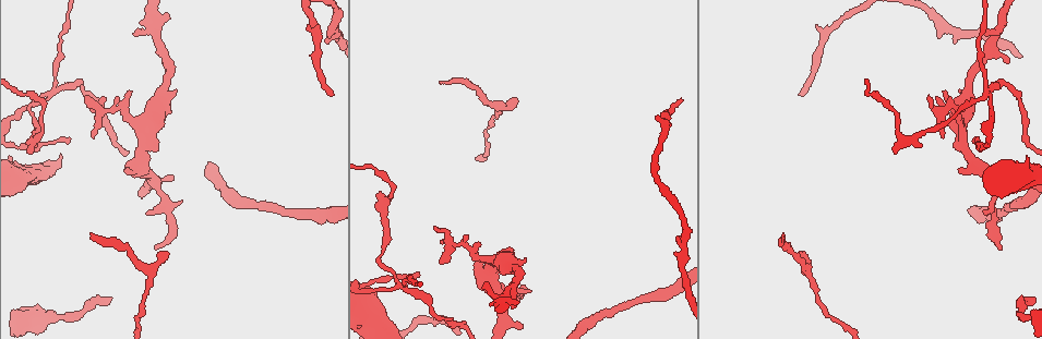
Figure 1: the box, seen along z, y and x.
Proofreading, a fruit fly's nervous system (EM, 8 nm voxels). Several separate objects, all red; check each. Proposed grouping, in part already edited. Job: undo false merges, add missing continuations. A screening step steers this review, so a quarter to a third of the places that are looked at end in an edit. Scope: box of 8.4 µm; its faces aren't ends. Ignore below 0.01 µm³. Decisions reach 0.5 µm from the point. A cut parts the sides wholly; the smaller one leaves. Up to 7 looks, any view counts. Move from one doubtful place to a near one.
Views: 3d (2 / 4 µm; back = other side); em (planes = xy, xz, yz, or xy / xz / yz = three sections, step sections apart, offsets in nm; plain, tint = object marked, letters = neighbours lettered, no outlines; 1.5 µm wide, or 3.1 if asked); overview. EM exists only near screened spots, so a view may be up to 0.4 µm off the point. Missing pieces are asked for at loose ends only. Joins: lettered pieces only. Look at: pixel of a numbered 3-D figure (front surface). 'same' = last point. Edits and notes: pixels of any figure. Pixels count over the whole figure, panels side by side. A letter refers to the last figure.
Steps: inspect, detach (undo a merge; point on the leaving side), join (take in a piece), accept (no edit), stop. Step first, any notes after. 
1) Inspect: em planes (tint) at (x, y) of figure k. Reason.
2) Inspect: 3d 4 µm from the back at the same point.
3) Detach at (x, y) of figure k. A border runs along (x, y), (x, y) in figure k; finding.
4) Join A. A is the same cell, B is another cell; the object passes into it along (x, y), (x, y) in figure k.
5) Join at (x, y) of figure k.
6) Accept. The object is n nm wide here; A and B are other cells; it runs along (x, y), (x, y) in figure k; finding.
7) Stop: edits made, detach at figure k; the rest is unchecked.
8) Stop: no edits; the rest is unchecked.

Inspect: em yz step 8 (tint) at (984, 98) of figure 1. Four-way junction.

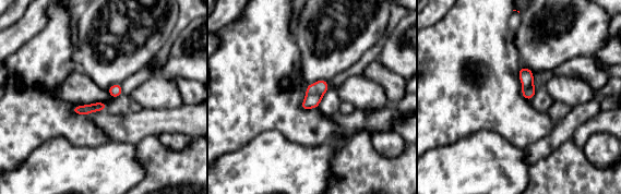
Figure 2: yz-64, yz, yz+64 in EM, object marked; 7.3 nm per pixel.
Inspect: em yz step 8 (letters) at the same point.

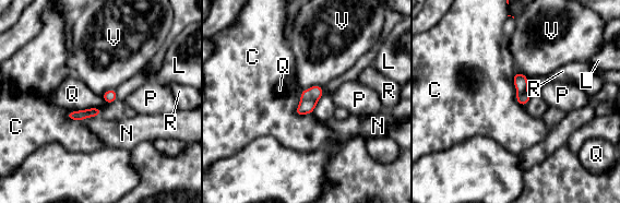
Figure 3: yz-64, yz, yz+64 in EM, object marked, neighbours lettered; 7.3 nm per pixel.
Detach at (307, 105) of figure 3. The object is 100 nm wide here; C, L, N, P, Q, R and V are other cells; a border runs along (307, 90), (317, 102) in figure 3; a second neuron is stuck on.

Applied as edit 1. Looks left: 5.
Inspect: overview. Redraw.

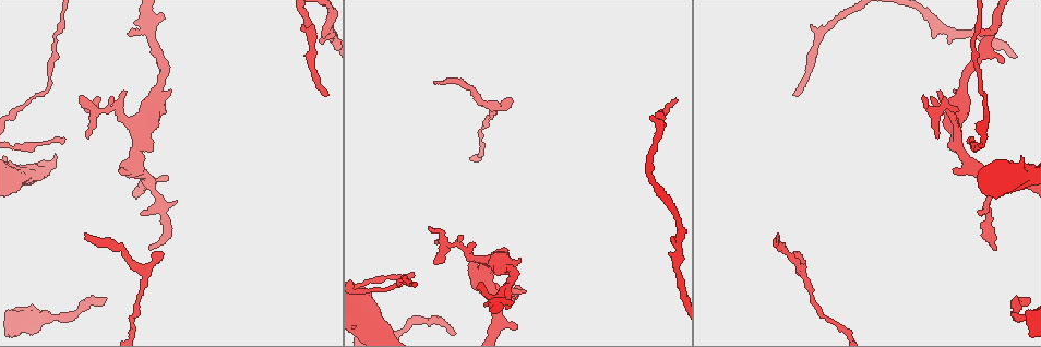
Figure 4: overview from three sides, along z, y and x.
Inspect: em planes (letters) at (480, 282) of figure 4. An open end.

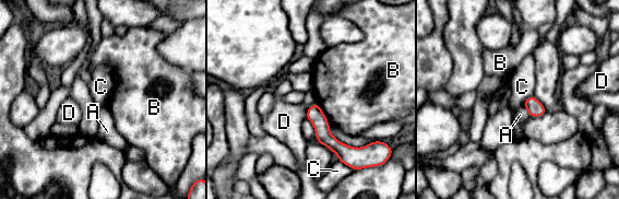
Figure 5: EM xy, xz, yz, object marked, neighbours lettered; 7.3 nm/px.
Accept. A, B, C and D are other cells; it runs along (316, 106), (322, 132), (345, 159) in figure 5; no lettered piece goes on from it.

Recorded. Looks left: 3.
Stop: edits made, detach at figure 3; the rest is unchecked.

